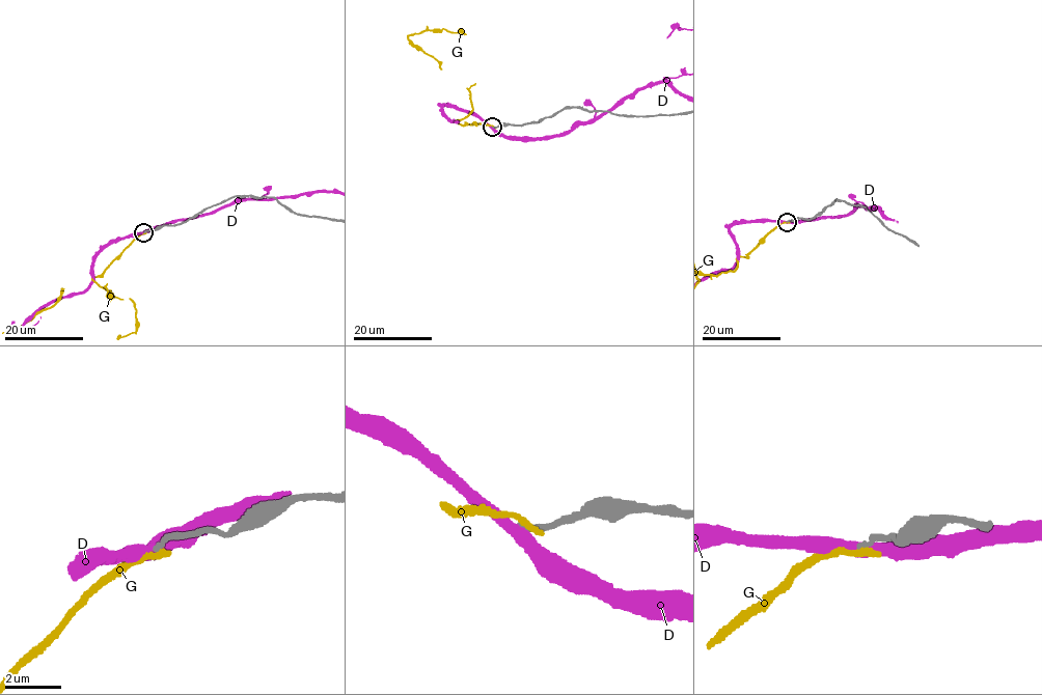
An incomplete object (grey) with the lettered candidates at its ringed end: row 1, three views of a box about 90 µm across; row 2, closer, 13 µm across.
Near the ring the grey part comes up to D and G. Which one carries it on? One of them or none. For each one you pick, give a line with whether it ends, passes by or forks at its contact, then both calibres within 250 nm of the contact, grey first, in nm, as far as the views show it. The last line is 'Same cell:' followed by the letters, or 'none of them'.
Same cell: none of them

